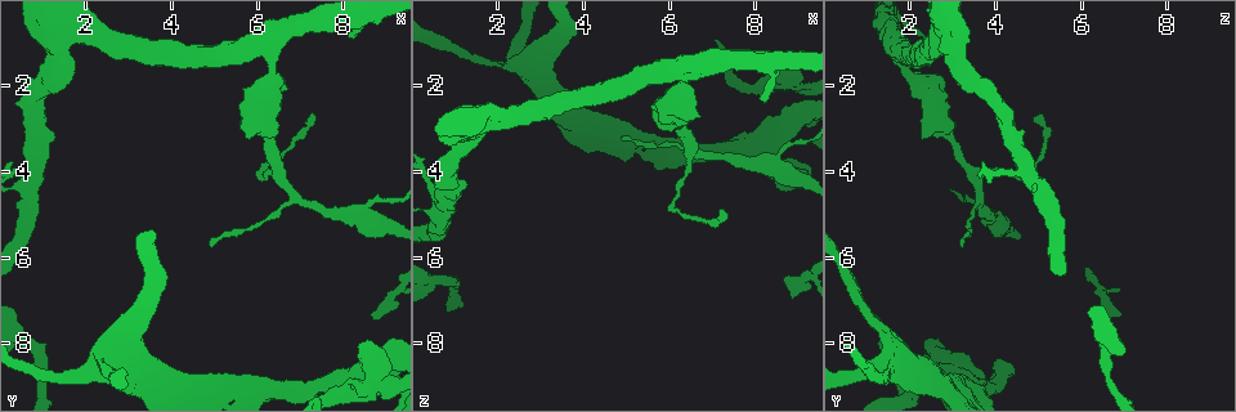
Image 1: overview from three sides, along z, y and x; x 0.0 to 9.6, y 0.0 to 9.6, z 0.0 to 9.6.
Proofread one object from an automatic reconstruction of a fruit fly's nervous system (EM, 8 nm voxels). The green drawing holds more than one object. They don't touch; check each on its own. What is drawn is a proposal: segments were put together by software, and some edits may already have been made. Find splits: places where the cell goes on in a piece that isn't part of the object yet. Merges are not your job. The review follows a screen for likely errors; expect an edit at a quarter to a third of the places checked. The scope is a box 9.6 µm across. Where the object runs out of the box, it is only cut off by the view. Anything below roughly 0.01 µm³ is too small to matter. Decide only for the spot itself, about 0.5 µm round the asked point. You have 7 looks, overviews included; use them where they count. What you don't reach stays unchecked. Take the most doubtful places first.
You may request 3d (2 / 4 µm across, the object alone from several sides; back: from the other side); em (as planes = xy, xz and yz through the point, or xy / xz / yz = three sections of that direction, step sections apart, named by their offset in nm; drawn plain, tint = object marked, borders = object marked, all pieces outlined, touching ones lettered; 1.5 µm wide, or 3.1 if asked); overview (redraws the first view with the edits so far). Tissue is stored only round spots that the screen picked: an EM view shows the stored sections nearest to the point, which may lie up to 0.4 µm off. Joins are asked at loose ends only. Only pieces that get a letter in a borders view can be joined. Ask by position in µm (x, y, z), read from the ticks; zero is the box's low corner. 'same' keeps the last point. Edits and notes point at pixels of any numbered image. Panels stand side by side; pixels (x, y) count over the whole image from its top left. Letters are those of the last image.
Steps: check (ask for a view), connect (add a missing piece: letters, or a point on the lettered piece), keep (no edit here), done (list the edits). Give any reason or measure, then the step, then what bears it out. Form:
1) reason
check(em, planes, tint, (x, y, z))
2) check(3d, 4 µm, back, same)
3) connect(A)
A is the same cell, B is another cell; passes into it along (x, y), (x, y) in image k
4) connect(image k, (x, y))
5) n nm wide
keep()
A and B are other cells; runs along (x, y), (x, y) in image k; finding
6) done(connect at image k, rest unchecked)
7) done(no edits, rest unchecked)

branch stops here
check(3d, 2 µm, (8.85, 7.40, 6.90))

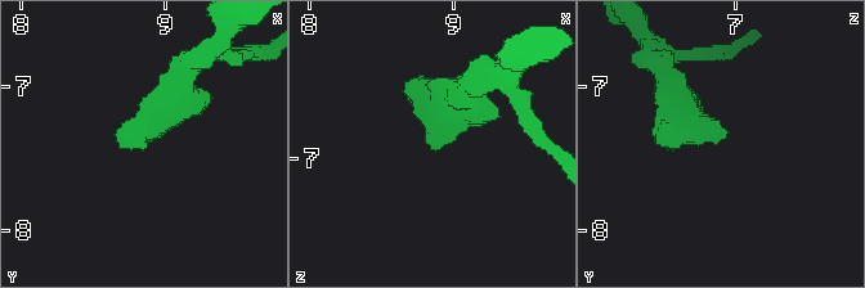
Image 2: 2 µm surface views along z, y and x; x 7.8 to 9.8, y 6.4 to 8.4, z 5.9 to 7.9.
check(em, xy, step 8, tint, (8.88, 7.36, 6.94))

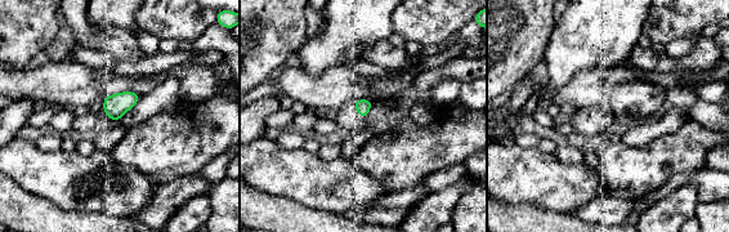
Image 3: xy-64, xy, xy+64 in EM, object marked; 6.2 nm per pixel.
check(em, planes, borders, same)

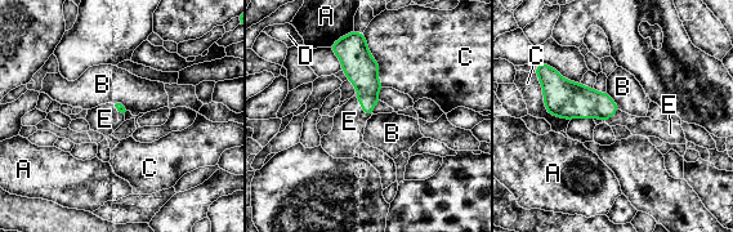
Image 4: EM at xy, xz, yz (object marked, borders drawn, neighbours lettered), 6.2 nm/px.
connect(E)
E is the same cell, A, B, C and D are other cells; the cell continues

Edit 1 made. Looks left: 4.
branch stops here
check(em, planes, plain, (8.50, 8.00, 1.35))

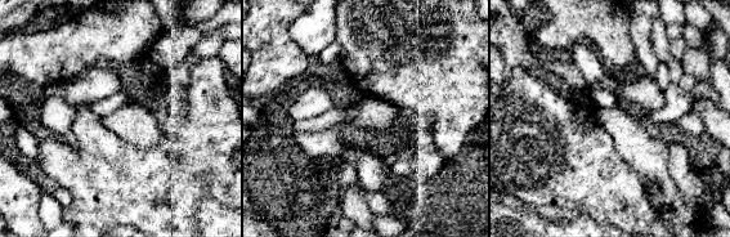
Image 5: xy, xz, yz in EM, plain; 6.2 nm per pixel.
check(em, planes, borders, same)

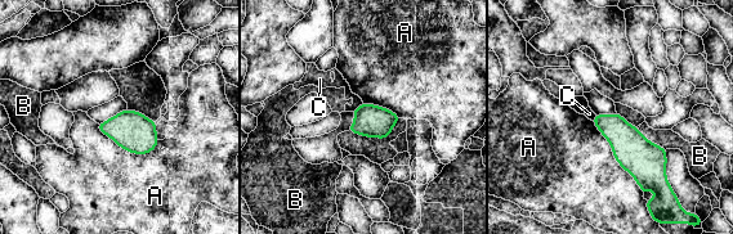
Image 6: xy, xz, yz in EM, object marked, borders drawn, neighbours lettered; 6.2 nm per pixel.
keep()
A, B and C are other cells; border along (362, 102), (352, 111) in image 6; none of them fits

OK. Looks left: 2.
an open end
check(em, planes, tint, (5.30, 8.75, 3.05))

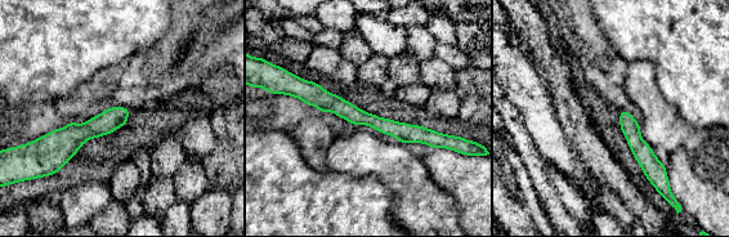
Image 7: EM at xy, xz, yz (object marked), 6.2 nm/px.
check(em, planes, borders, same)

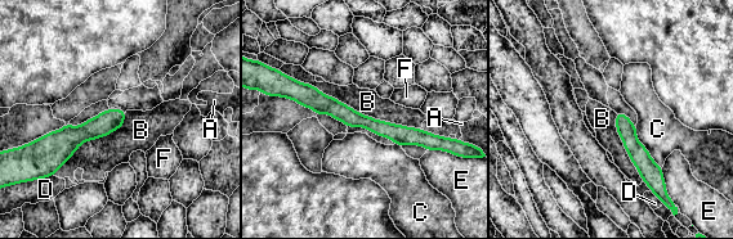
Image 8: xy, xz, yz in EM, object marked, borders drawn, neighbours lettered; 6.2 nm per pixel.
keep()
A, B, C, D, E and F are other cells; runs along (289, 93), (399, 135), (436, 139) in image 8; none of them fits

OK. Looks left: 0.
done(connect at image 4, rest unchecked)

